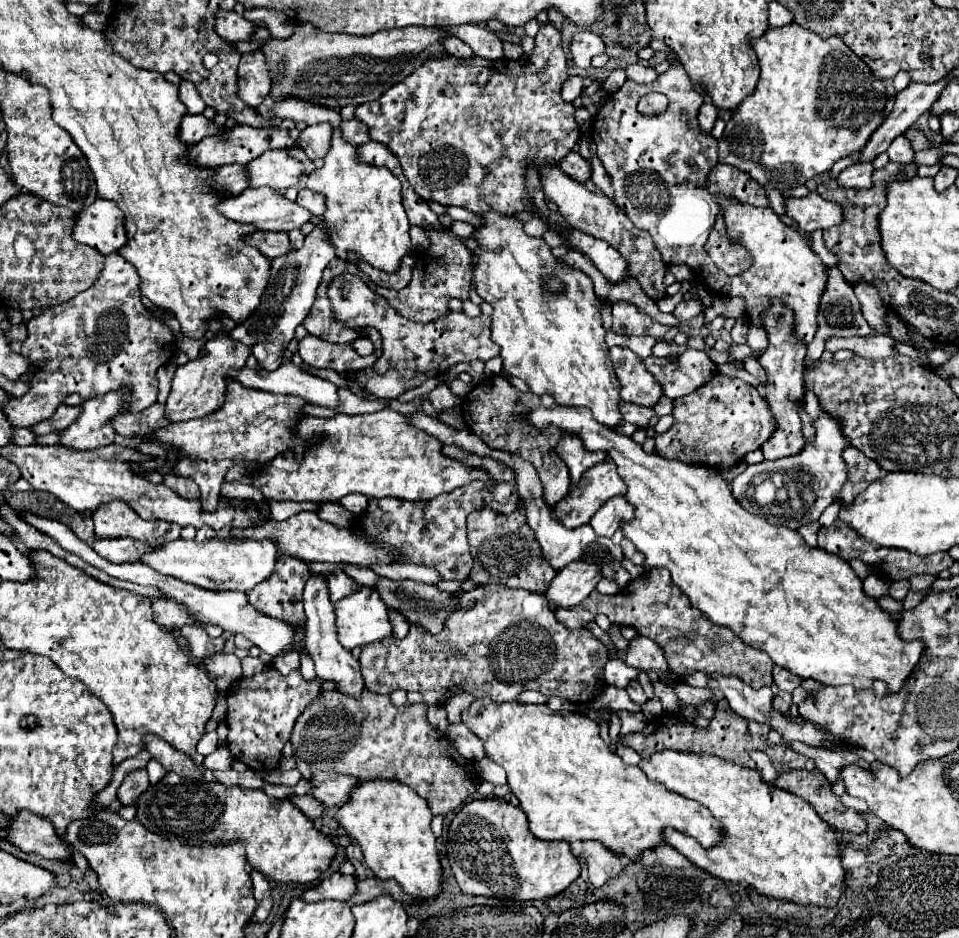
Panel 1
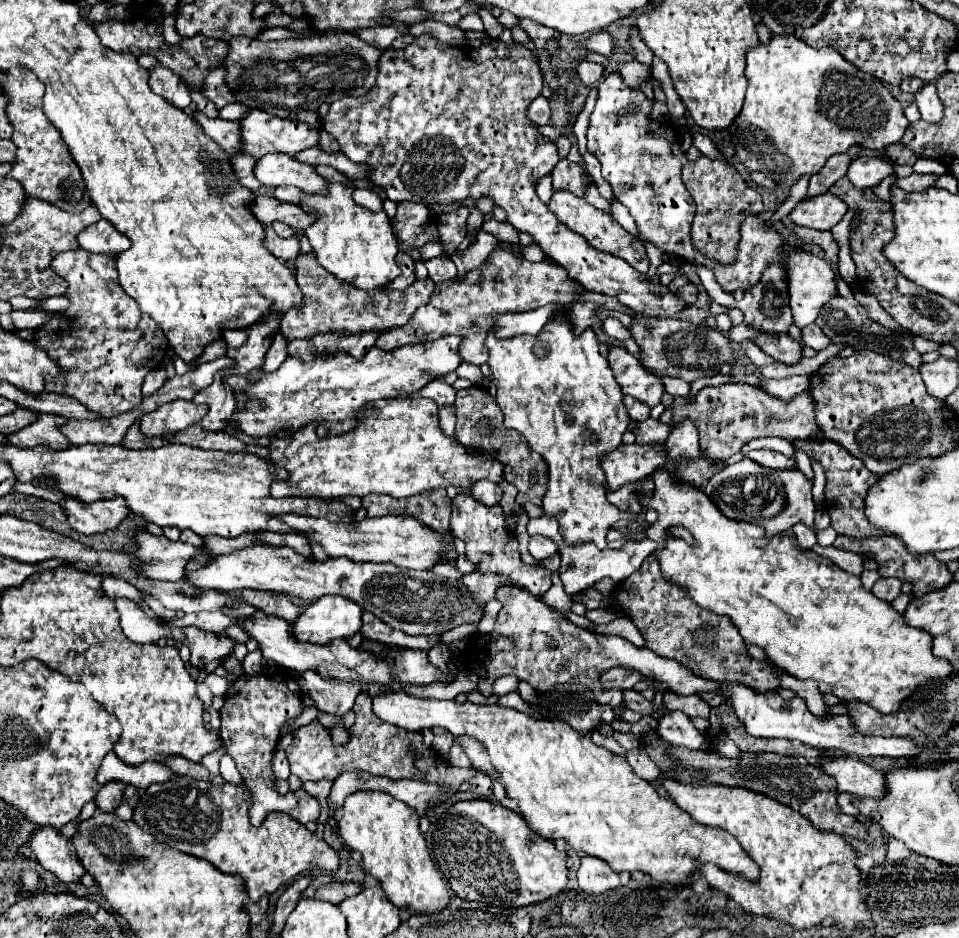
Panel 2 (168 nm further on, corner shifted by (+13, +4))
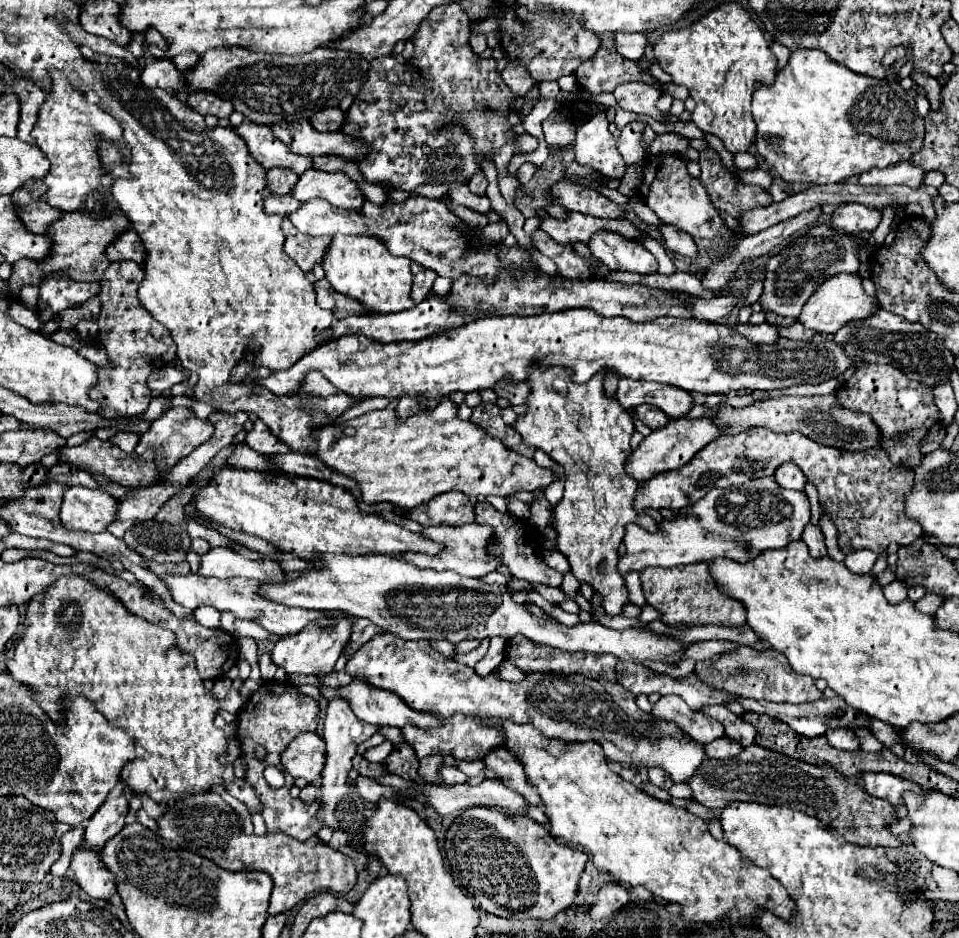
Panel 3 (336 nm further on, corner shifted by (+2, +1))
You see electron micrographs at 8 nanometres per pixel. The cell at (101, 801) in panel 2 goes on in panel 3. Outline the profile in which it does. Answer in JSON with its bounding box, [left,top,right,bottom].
[84,795,128,851]

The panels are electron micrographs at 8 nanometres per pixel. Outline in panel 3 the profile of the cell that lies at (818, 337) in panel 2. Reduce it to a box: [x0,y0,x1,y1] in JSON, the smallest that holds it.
[776,321,816,341]

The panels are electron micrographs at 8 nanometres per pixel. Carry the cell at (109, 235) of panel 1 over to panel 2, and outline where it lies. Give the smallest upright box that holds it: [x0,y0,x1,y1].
[77,220,131,254]

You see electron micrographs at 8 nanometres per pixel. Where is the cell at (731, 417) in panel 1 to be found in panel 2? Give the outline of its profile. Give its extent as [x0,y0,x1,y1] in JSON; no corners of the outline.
[673,384,819,460]

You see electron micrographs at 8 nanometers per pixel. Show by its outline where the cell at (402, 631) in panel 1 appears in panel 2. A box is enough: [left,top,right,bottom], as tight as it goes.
[361,612,439,650]

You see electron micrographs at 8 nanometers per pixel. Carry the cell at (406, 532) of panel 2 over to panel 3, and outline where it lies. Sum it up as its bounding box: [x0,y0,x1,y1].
[400,523,502,577]

